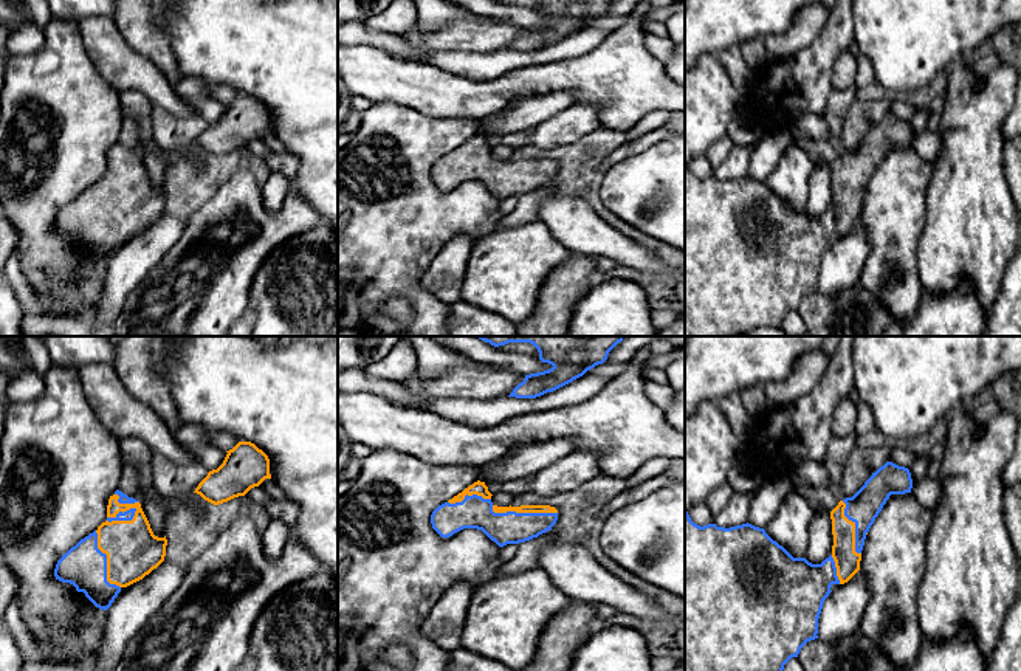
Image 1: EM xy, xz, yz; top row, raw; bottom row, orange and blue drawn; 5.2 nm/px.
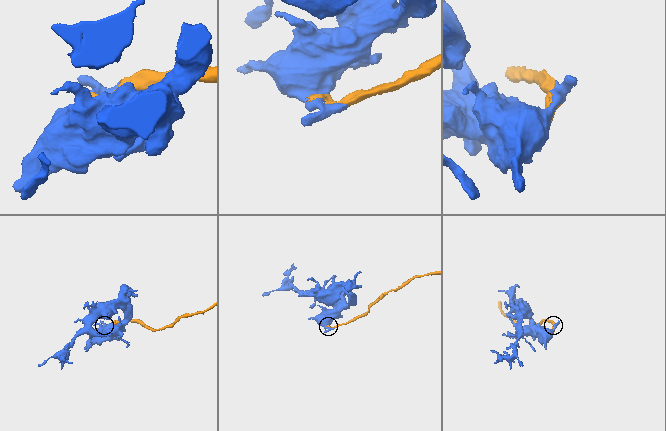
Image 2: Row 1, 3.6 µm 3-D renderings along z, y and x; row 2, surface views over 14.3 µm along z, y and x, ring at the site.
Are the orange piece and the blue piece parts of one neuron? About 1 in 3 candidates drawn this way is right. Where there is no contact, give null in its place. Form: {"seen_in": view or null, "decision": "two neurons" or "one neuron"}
{"seen_in": "xz", "decision": "one neuron"}

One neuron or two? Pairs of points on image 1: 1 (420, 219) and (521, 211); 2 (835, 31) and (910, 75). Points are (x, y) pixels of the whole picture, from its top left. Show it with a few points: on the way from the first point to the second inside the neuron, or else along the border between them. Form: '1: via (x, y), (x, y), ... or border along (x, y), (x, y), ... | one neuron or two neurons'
1: border along (504, 216), (496, 228) | two neurons
2: border along (852, 16), (852, 36), (855, 41) | two neurons

